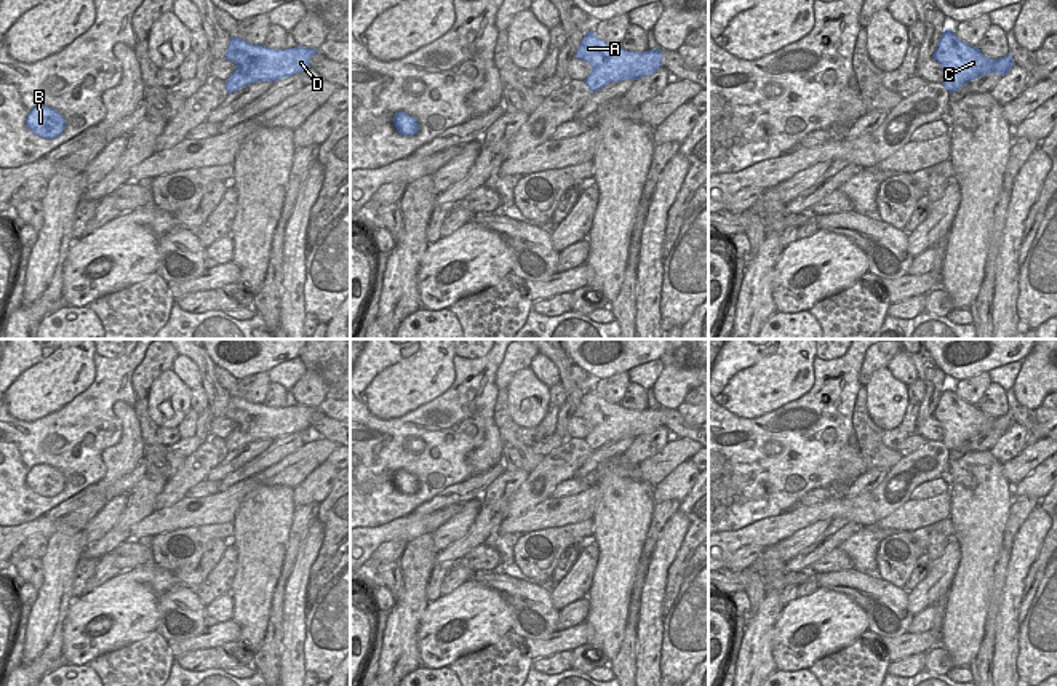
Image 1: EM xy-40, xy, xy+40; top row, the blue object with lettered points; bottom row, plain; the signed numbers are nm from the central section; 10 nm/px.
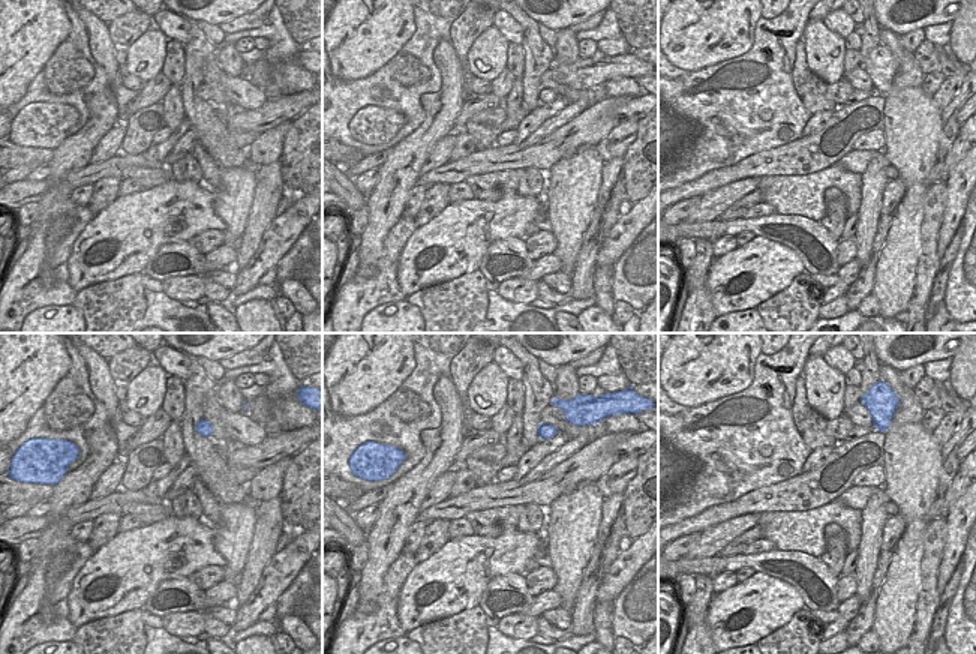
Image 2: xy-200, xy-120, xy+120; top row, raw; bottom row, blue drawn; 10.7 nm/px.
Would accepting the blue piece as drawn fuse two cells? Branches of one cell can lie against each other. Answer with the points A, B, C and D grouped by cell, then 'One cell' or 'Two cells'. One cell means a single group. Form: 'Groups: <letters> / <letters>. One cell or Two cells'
Groups: A B C D. One cell.

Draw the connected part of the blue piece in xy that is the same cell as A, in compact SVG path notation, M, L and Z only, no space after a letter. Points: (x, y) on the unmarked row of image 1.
M585 390L576 416L592 424L590 433L584 438L592 451L612 440L652 433L662 425L660 406L643 411L627 409L620 403L603 400L593 390Z

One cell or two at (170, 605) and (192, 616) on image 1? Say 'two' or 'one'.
one

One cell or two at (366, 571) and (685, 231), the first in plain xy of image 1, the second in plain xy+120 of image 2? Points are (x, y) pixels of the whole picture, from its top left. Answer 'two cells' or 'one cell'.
one cell

